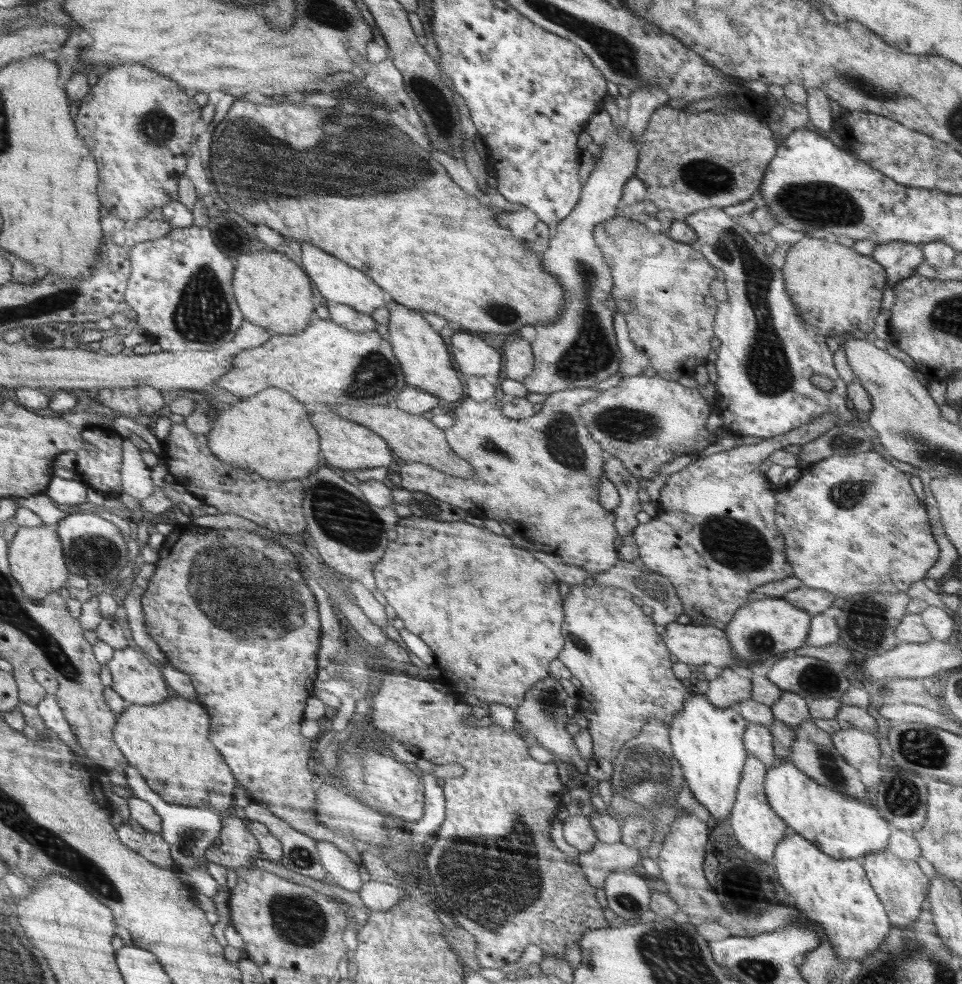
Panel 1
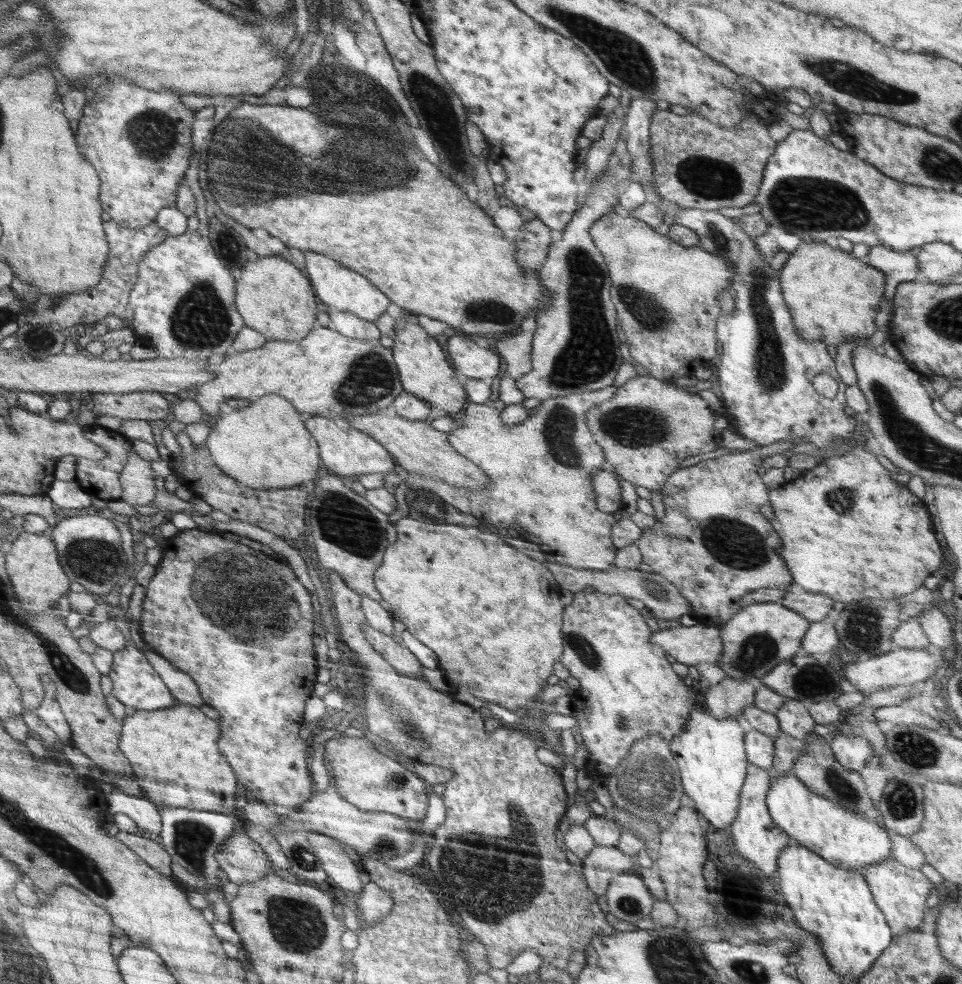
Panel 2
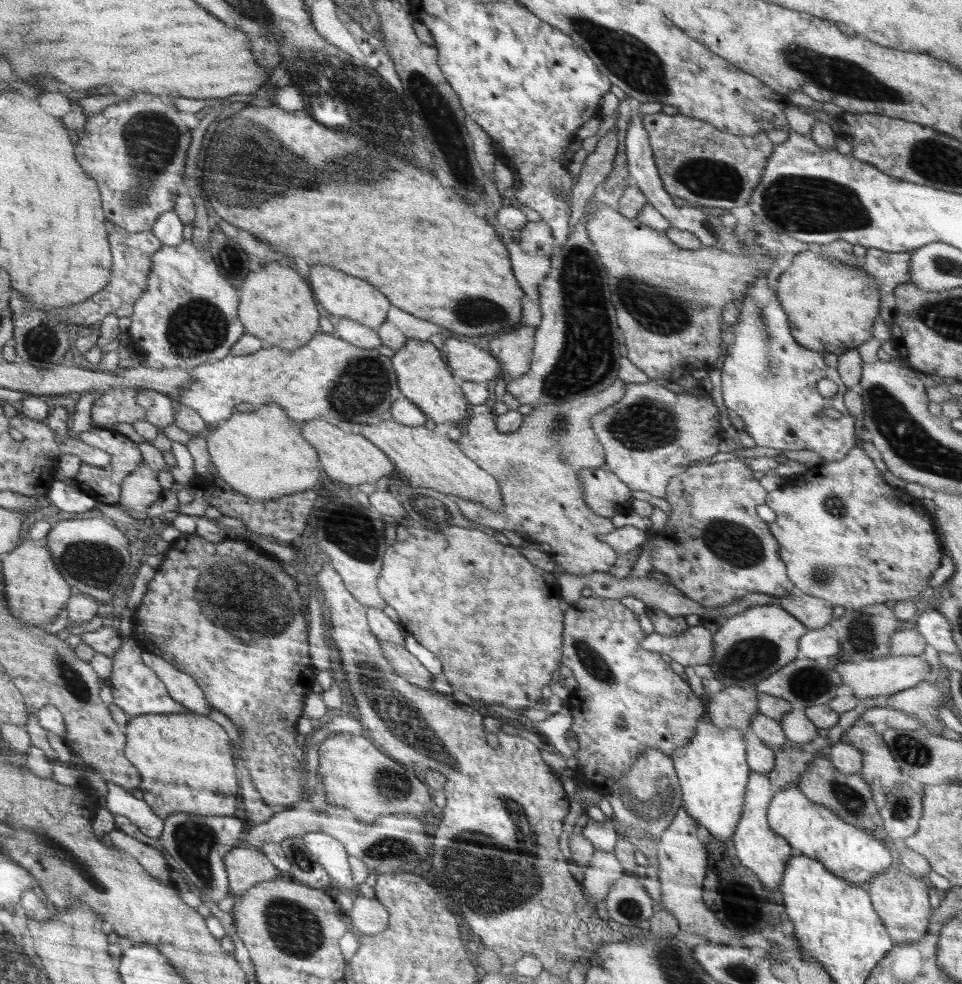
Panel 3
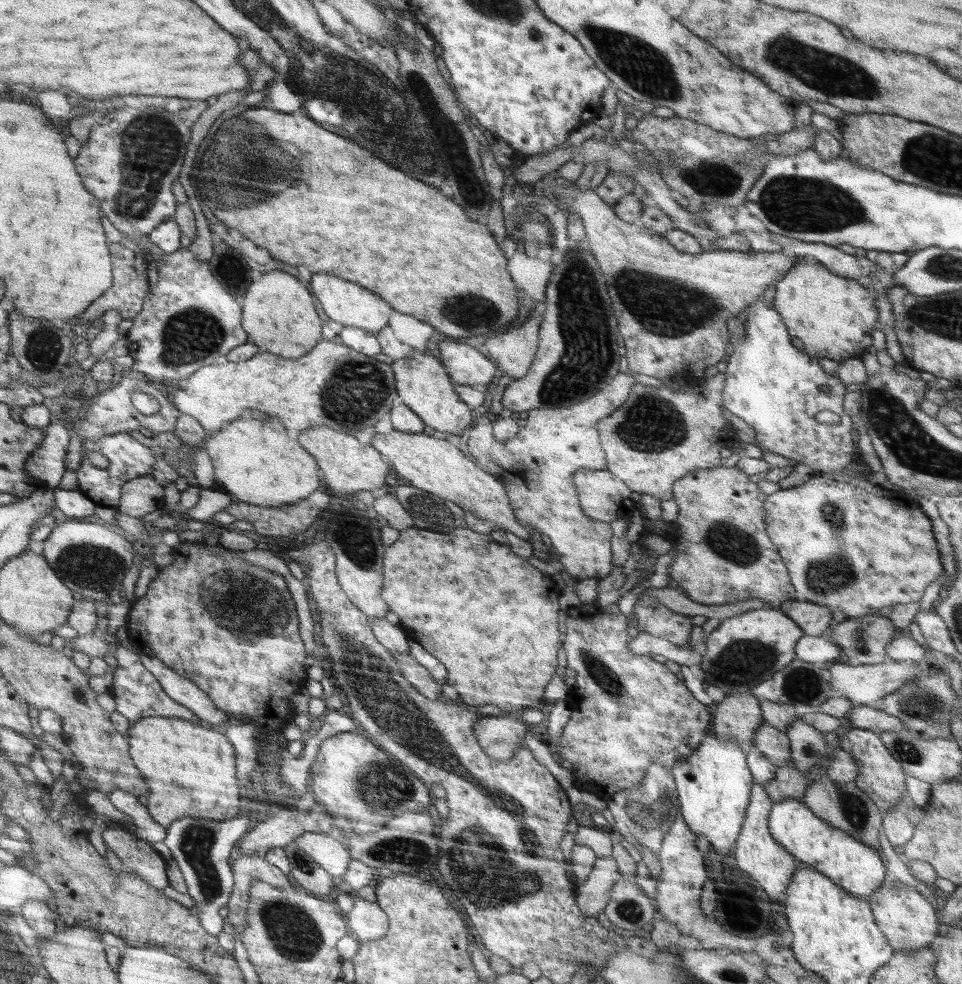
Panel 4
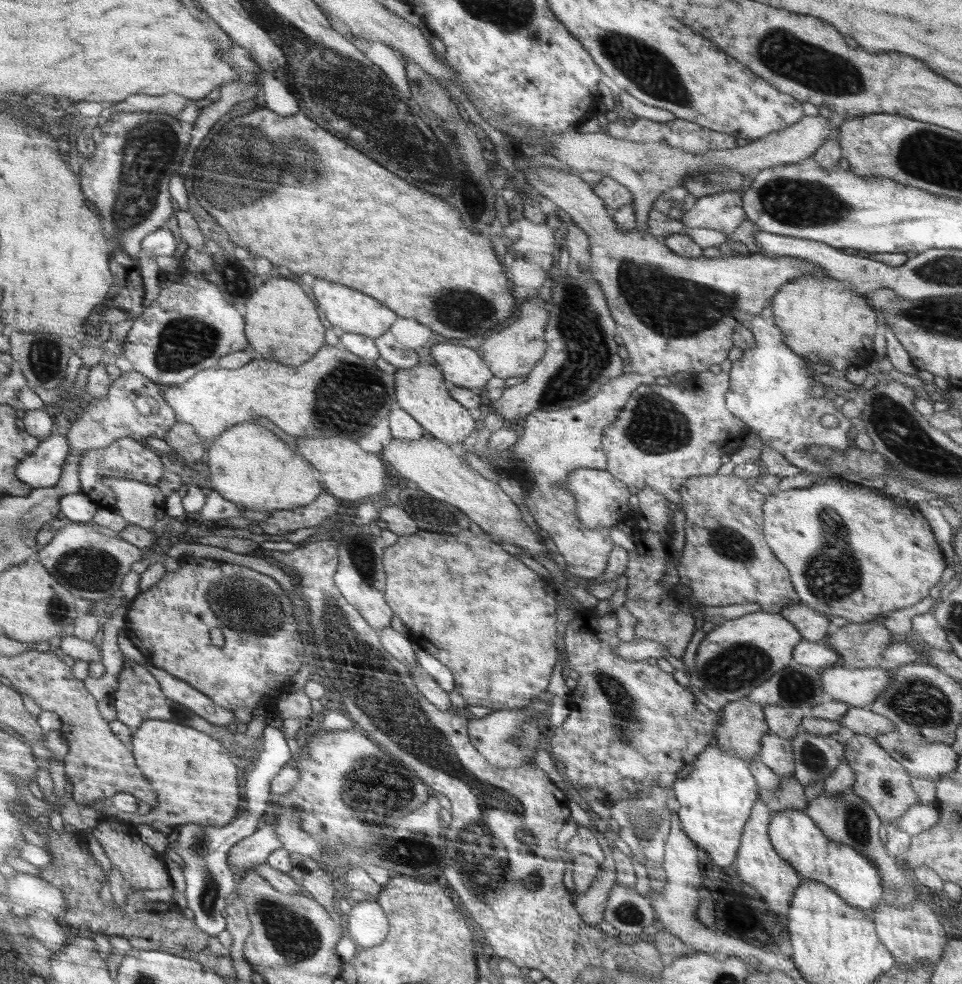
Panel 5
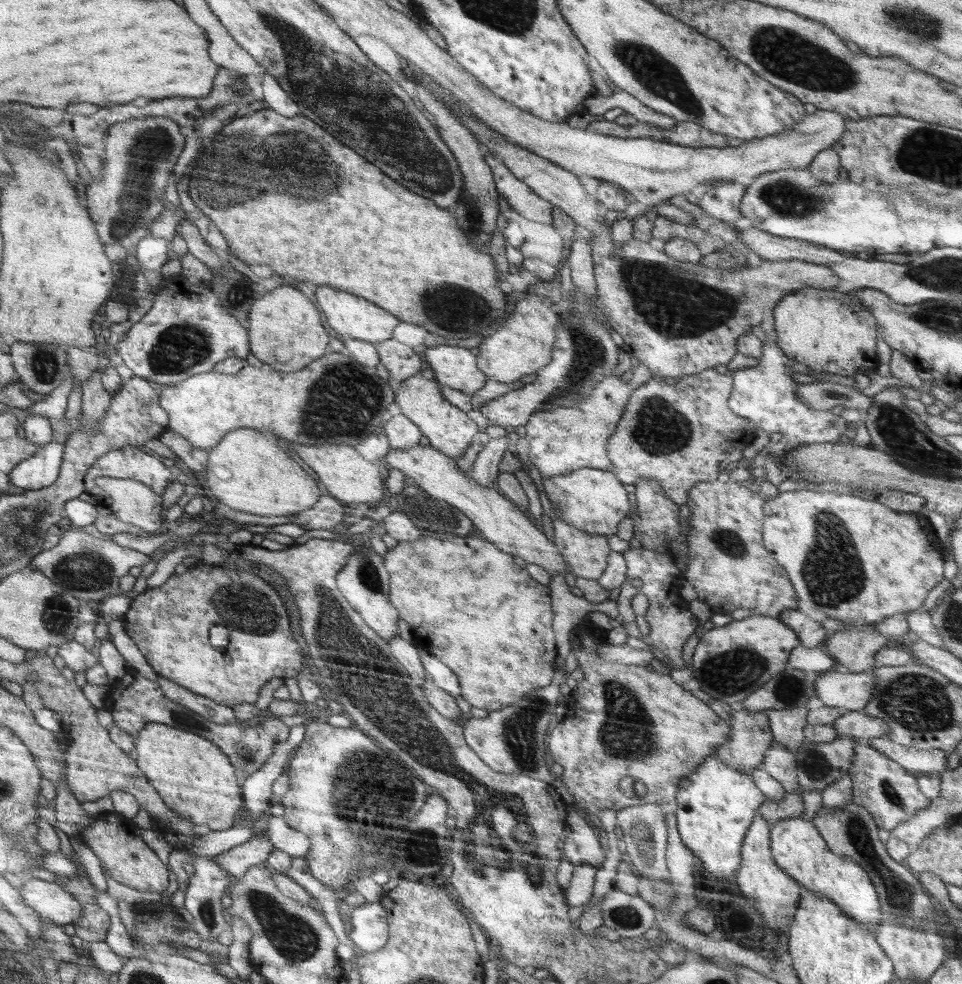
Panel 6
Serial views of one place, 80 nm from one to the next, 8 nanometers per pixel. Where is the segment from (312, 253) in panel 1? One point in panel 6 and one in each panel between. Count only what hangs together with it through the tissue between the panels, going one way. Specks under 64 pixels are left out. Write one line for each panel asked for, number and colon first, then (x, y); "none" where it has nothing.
2: (336, 286)
3: (342, 296)
4: (343, 303)
5: (345, 310)
6: (348, 315)

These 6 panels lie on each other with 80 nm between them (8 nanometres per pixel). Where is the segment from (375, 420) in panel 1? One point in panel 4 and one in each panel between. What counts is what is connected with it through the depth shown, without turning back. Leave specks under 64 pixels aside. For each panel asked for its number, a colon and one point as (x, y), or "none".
2: (418, 447)
3: (427, 457)
4: (431, 463)

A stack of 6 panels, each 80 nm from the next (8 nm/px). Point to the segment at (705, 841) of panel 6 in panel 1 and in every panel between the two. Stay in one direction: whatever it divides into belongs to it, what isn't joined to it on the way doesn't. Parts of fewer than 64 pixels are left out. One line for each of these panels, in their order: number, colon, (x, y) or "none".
1: (707, 741)
2: (710, 753)
3: (713, 769)
4: (714, 784)
5: (716, 794)

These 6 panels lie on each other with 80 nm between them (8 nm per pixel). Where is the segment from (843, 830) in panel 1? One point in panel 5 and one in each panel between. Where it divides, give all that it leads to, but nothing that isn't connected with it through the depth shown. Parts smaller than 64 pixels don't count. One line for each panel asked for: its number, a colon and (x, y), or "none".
2: (848, 840)
3: (854, 854)
4: (858, 869)
5: (851, 875)

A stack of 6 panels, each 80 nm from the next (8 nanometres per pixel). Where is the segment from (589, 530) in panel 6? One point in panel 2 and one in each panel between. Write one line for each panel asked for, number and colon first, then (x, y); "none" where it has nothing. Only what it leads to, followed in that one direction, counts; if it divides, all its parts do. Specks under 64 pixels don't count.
2: (608, 491)
3: (605, 493)
4: (604, 496)
5: (602, 499)

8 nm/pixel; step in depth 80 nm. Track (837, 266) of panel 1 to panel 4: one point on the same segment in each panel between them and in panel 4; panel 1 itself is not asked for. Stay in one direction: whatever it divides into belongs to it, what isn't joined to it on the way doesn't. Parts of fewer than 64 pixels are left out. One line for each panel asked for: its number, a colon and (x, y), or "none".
2: (833, 297)
3: (832, 307)
4: (827, 315)

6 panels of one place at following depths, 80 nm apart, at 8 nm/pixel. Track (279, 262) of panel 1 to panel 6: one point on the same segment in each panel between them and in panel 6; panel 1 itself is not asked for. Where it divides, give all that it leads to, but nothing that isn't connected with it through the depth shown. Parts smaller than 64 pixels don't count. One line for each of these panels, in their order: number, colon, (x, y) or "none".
2: (274, 297)
3: (277, 306)
4: (278, 312)
5: (282, 323)
6: (285, 330)

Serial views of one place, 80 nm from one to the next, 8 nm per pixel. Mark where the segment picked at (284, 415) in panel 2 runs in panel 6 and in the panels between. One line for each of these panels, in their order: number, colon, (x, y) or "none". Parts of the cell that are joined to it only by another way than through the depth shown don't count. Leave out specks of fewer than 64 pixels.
3: (262, 454)
4: (257, 462)
5: (248, 465)
6: (246, 470)

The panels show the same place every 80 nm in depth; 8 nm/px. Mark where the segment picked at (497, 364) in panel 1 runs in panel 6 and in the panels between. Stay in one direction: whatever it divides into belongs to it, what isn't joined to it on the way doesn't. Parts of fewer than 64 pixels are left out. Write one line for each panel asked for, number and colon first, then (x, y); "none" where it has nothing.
2: (471, 360)
3: (469, 361)
4: (466, 365)
5: (462, 367)
6: (454, 366)

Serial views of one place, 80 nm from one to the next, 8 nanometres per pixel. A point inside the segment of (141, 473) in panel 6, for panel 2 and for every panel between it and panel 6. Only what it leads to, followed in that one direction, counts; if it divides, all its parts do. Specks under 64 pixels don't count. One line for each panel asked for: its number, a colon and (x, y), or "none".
2: (98, 477)
3: (103, 483)
4: (128, 458)
5: (127, 458)

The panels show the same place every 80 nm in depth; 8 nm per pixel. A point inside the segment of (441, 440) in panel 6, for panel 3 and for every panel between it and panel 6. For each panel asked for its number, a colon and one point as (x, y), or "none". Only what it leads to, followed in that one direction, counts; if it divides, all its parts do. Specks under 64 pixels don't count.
3: (423, 379)
4: (422, 384)
5: (422, 391)

